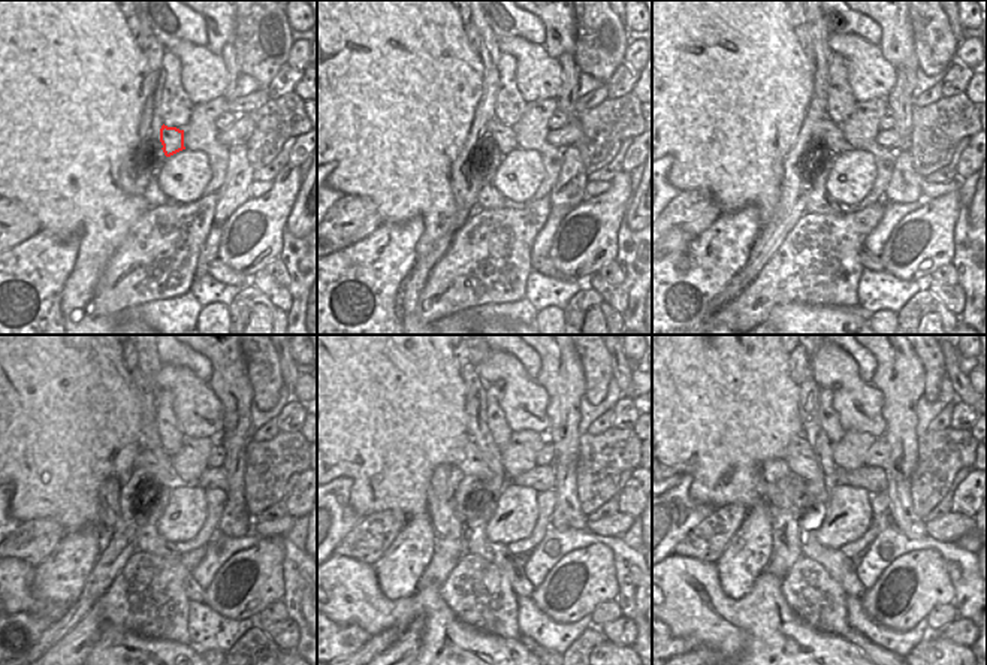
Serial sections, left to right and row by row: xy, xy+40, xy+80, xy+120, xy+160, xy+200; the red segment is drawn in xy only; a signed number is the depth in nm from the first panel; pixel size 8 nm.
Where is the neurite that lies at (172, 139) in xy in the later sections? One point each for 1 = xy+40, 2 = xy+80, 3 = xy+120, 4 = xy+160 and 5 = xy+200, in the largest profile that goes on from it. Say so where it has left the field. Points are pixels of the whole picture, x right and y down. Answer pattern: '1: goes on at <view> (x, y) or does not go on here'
1: goes on at xy+40 (504, 138)
2: goes on at xy+80 (826, 129)
3: goes on at xy+120 (145, 461)
4: goes on at xy+160 (473, 465)
5: goes on at xy+200 (800, 456)

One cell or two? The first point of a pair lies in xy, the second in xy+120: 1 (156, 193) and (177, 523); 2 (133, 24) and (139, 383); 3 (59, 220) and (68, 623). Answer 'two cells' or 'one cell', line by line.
1: two cells
2: one cell
3: two cells

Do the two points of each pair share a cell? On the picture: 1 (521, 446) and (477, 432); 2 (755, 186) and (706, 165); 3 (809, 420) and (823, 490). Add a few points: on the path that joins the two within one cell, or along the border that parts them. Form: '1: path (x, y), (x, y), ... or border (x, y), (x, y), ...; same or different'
1: border (500, 449), (500, 462), (509, 478); different
2: path (743, 174), (735, 165), (718, 165); same
3: path (817, 438), (824, 450), (826, 472); same

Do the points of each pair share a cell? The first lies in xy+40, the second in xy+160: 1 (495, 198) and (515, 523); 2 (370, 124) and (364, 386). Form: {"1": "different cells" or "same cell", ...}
{"1": "different cells", "2": "same cell"}

